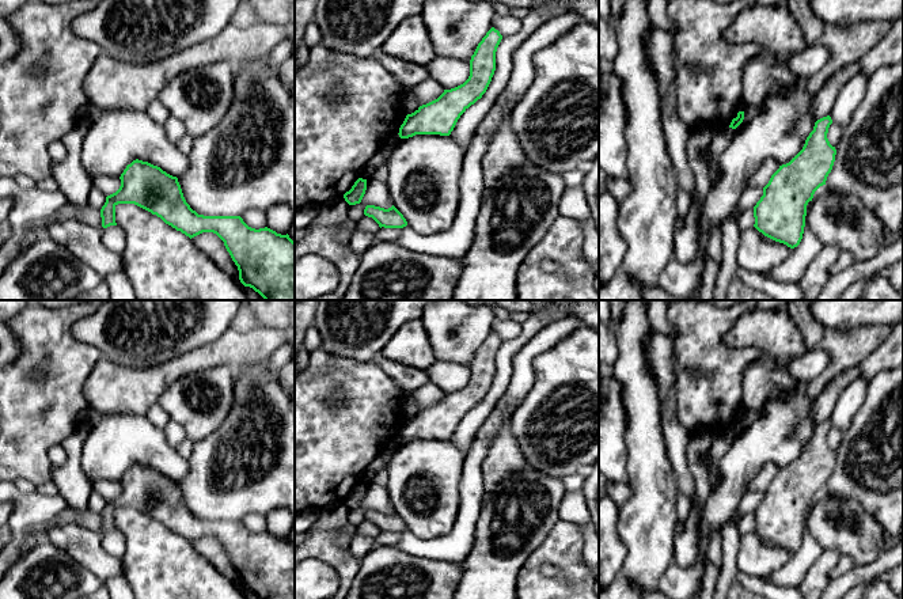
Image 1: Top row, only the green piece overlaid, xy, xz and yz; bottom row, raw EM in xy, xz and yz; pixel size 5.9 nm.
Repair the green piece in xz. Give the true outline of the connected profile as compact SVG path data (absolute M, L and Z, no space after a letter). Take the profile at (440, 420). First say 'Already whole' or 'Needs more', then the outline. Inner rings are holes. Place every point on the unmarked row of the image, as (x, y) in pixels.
Already whole. M492 331L471 360L468 383L407 418L399 432L399 441L449 440L460 420L486 397L496 375L496 356L501 344L500 335Z

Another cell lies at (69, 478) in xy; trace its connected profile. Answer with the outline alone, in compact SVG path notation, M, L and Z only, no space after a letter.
M77 426L61 443L68 455L67 462L61 466L52 465L52 482L67 500L67 505L77 511L88 508L88 497L92 492L92 484L81 467L81 447L88 435L88 429L88 426Z

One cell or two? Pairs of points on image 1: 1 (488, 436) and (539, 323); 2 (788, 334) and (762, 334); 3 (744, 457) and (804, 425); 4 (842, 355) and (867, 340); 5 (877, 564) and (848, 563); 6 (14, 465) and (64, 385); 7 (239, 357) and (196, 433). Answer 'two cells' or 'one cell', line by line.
1: two cells
2: one cell
3: one cell
4: one cell
5: two cells
6: one cell
7: two cells

